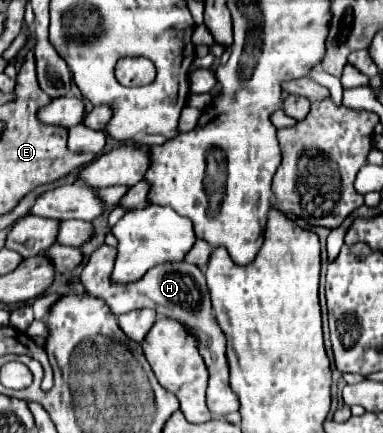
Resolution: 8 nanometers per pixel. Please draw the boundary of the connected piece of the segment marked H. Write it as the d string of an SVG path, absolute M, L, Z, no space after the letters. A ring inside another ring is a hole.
M100 246L86 262L82 274L80 274L80 282L84 286L84 290L90 296L96 296L100 300L104 300L112 312L116 316L126 314L130 310L142 310L142 308L152 308L158 316L166 316L172 320L178 320L184 330L194 336L198 340L198 348L200 348L200 356L204 358L206 366L208 366L208 408L214 416L226 416L228 412L236 412L238 410L238 400L236 394L230 388L228 382L228 360L226 360L226 336L220 330L214 314L212 314L212 302L210 302L210 294L206 288L206 278L200 272L198 266L180 262L180 264L162 264L152 268L152 272L144 274L144 280L138 280L136 284L112 284L112 280L108 280L110 272L112 272L112 264L116 258L116 248L110 246Z

